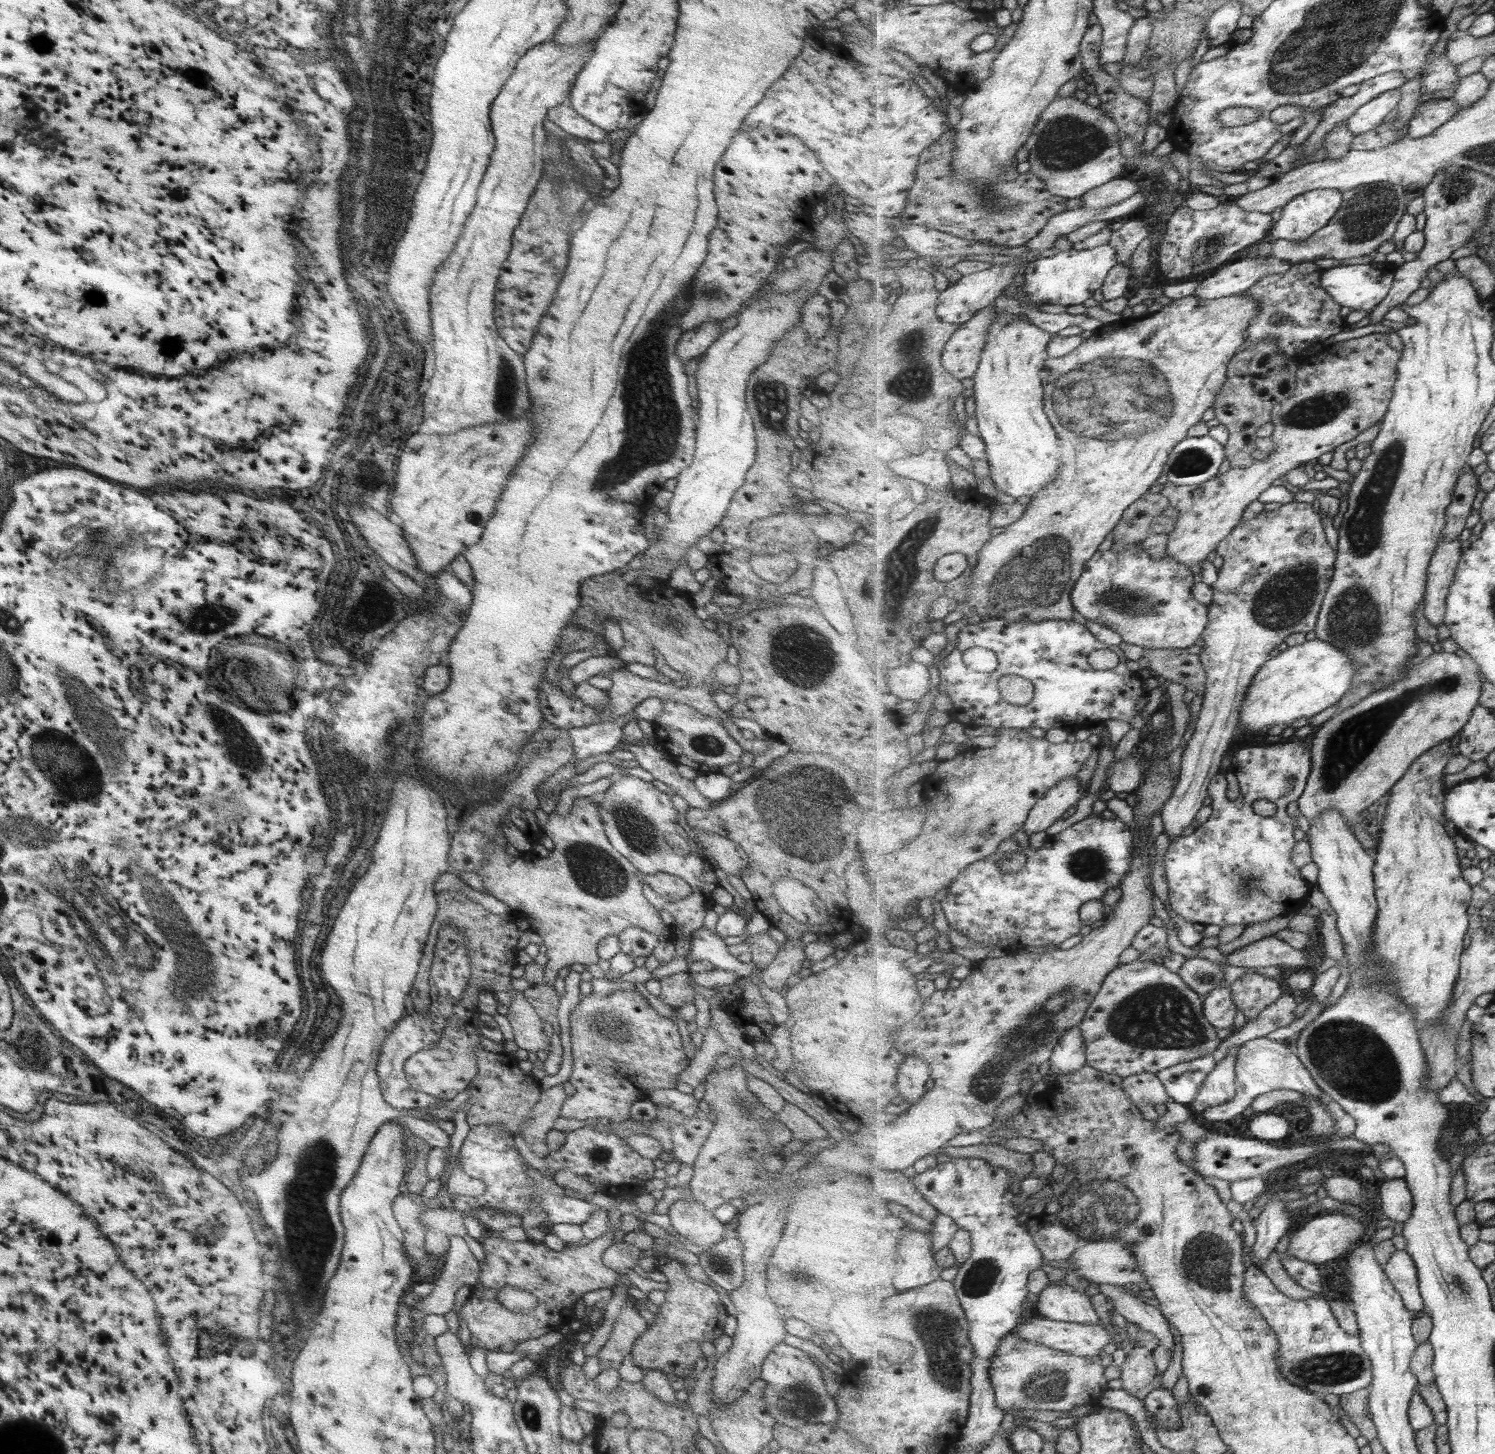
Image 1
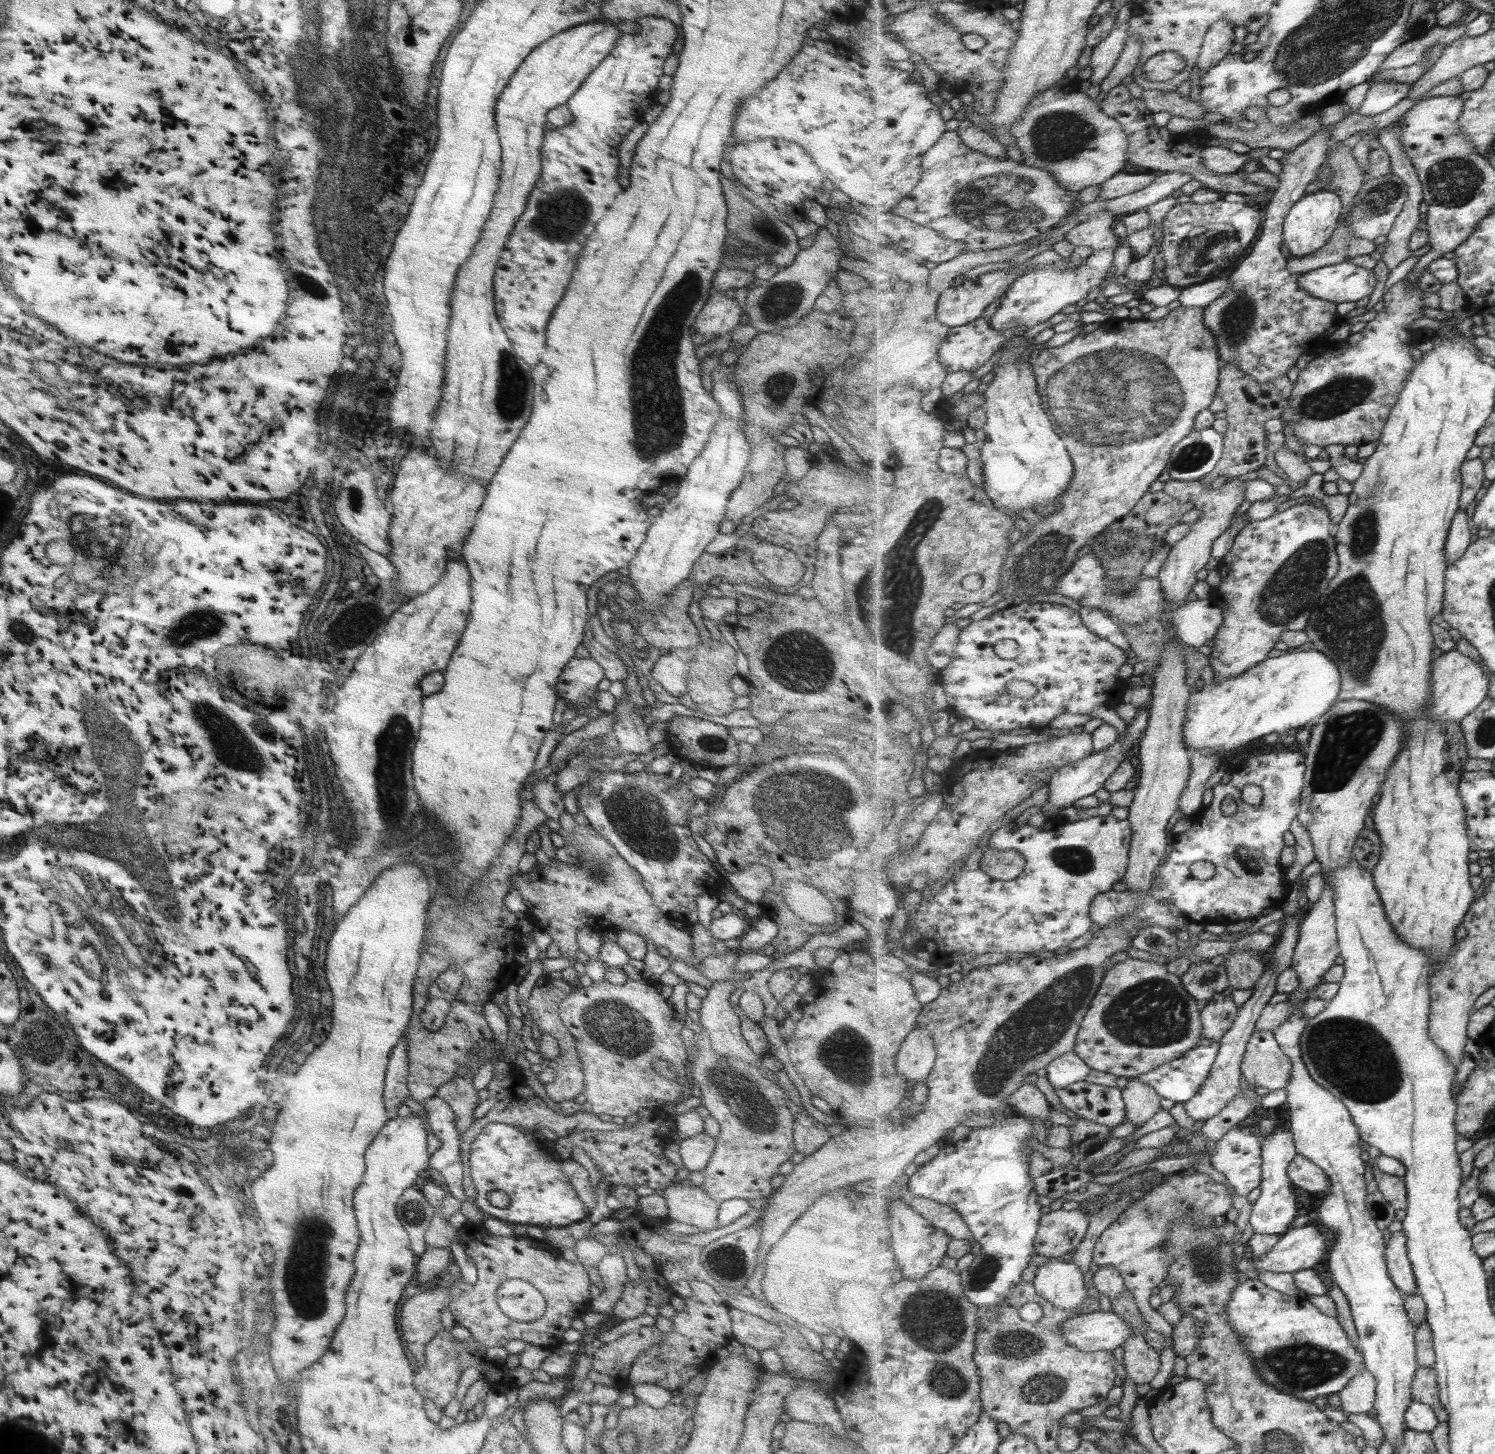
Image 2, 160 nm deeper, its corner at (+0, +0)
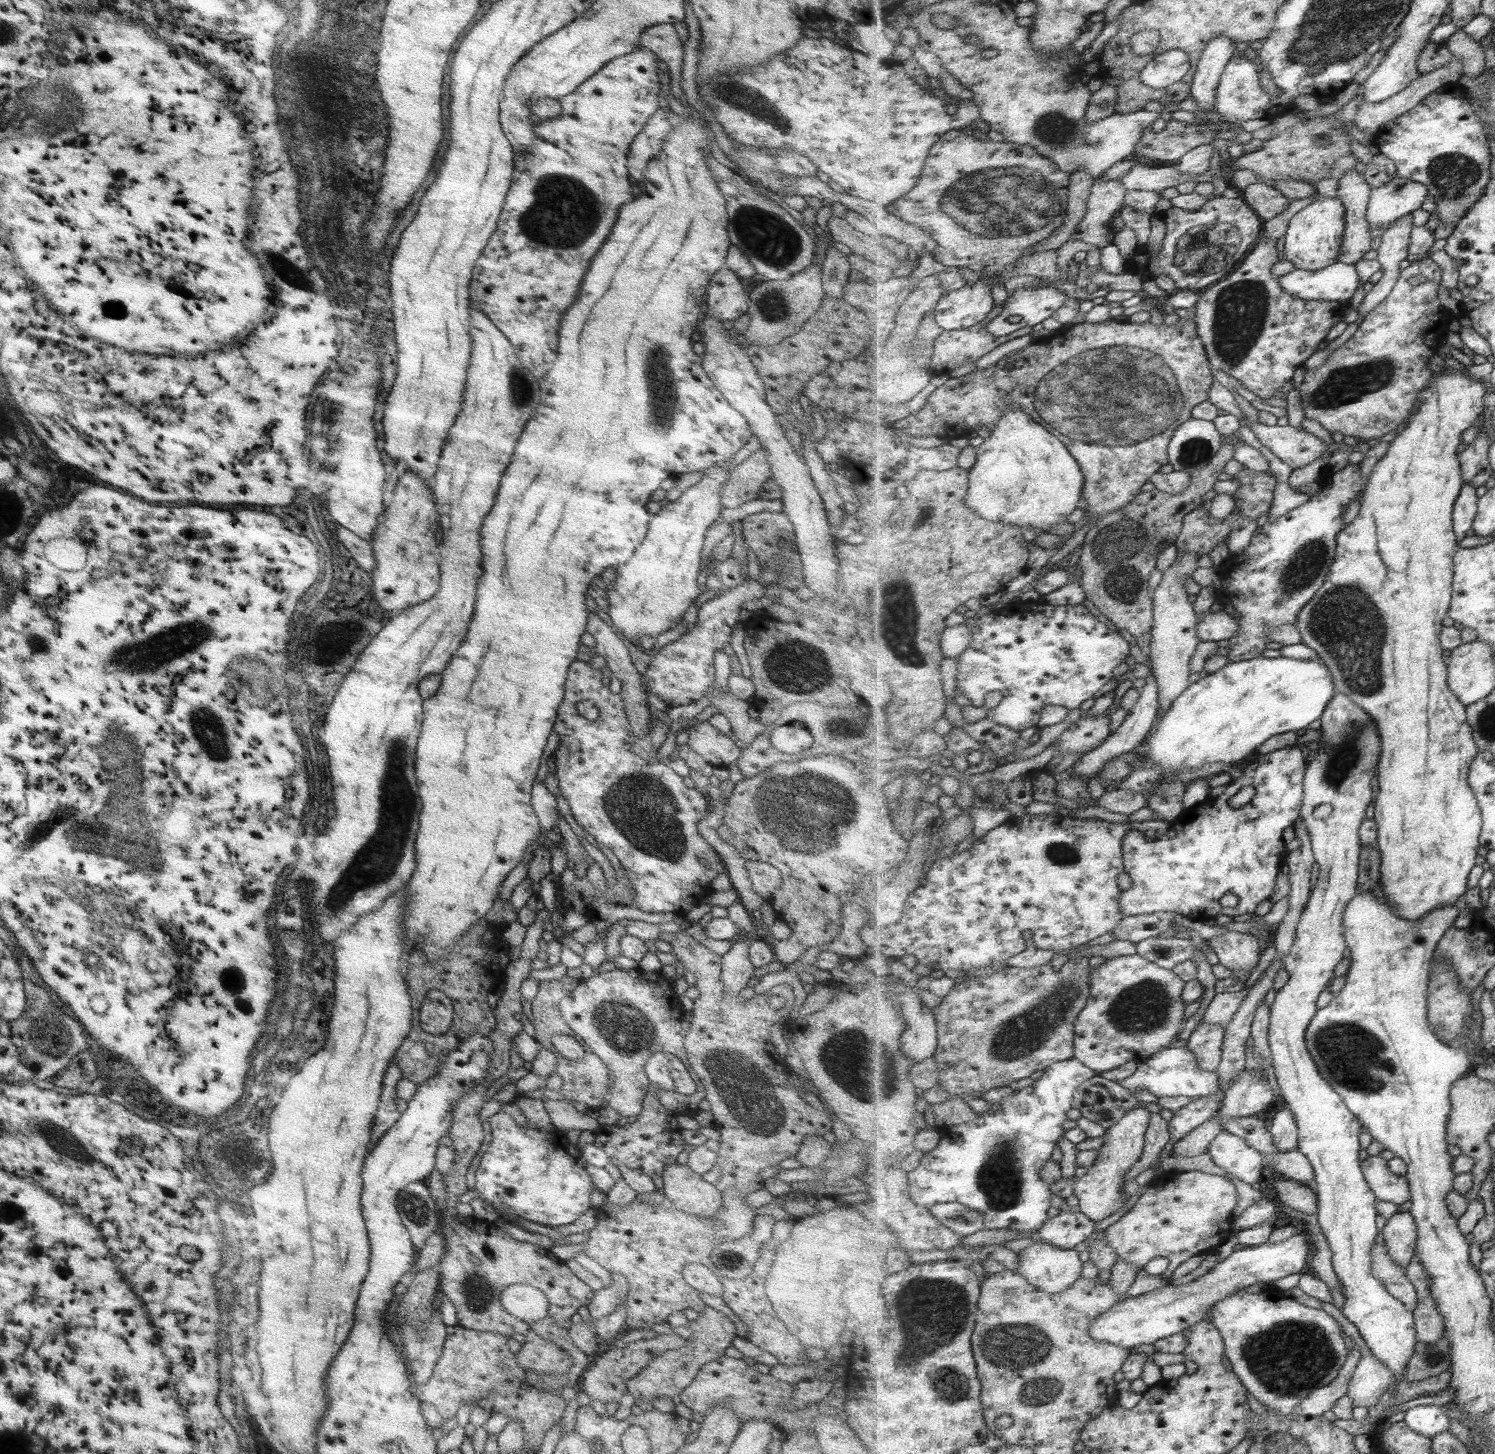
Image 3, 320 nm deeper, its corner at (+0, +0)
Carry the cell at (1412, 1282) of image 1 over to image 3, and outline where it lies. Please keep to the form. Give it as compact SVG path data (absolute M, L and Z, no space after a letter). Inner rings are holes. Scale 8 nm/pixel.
M1410 1210L1396 1212L1388 1219L1382 1234L1390 1246L1393 1260L1407 1268L1412 1262L1418 1243L1418 1228L1413 1213Z

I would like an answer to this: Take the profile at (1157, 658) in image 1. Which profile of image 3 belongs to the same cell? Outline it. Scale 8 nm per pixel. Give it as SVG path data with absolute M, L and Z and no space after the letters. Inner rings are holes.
M1238 432L1225 436L1222 447L1209 464L1190 472L1192 481L1183 492L1169 494L1157 488L1143 491L1127 506L1103 515L1086 533L1078 563L1083 569L1079 582L1087 599L1119 629L1136 637L1153 628L1154 600L1149 579L1157 568L1156 557L1163 548L1174 545L1179 539L1184 518L1205 505L1204 494L1214 490L1225 464L1234 459L1234 446L1239 441L1242 440Z

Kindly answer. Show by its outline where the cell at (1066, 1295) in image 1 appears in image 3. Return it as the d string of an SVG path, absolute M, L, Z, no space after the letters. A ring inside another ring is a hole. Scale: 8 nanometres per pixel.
M1034 1238L1034 1243L1020 1252L1018 1261L1016 1273L1023 1275L1031 1284L1051 1294L1071 1288L1076 1280L1081 1279L1081 1270L1083 1270L1083 1260L1079 1258L1077 1250L1063 1249L1053 1244L1040 1242L1037 1238Z

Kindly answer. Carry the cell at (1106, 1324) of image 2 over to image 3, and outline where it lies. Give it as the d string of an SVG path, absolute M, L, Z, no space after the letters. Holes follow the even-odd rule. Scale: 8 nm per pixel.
M1303 1231L1276 1243L1238 1249L1197 1279L1177 1286L1169 1284L1152 1293L1118 1303L1092 1322L1091 1336L1126 1349L1135 1348L1139 1344L1154 1345L1158 1340L1182 1333L1186 1328L1199 1324L1206 1319L1217 1302L1237 1294L1247 1286L1253 1286L1257 1282L1275 1282L1285 1276L1303 1272L1305 1264L1309 1264L1309 1252L1311 1244L1307 1242L1307 1235L1304 1236Z

